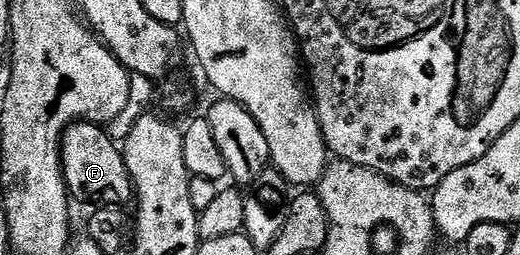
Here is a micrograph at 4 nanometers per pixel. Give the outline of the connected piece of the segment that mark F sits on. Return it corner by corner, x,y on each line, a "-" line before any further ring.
78,122
69,125
61,134
59,141
59,159
61,162
61,174
65,177
66,189
74,201
82,200
92,206
125,206
134,199
133,183
127,174
125,157
118,141
111,139
108,131
97,124
90,122

